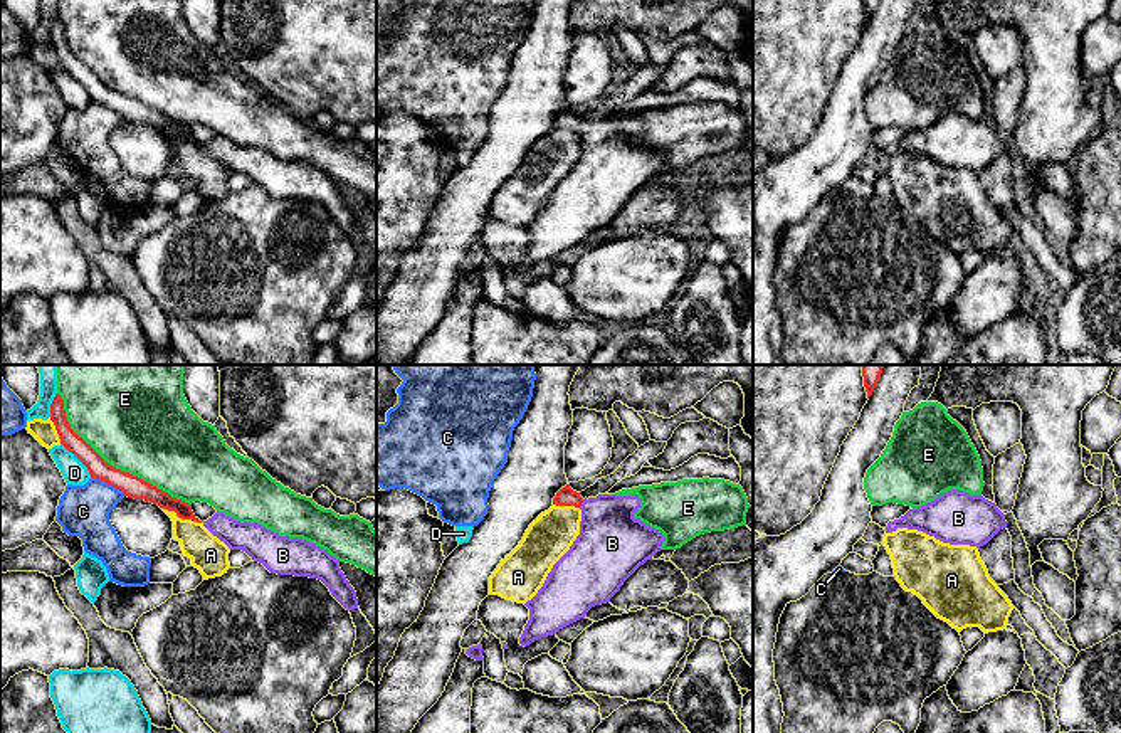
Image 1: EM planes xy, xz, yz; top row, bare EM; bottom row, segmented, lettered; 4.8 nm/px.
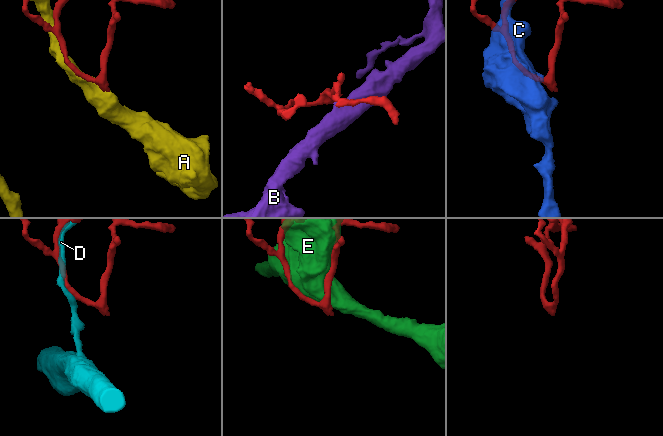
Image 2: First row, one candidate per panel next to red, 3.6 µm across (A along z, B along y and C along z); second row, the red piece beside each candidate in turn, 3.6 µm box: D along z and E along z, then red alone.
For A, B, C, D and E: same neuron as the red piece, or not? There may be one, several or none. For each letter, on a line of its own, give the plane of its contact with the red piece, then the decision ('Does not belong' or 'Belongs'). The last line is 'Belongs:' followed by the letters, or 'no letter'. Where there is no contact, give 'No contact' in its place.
A: Touches red in xy. Does not belong
B: Touches red in xz. Belongs
C: Touches red in xy. Does not belong
D: Touches red in xy. Does not belong
E: Touches red in xy. Does not belong
Belongs: B

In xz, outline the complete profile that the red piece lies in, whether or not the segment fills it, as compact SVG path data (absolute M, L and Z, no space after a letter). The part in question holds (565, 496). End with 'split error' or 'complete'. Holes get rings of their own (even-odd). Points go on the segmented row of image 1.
M566 484L556 493L553 504L582 509L580 535L553 565L538 593L524 604L529 609L529 620L519 637L519 644L524 647L585 619L592 607L610 602L624 582L660 551L664 541L664 535L659 530L634 518L634 513L640 508L637 494L598 494L597 498L583 499L580 493Z; split error

